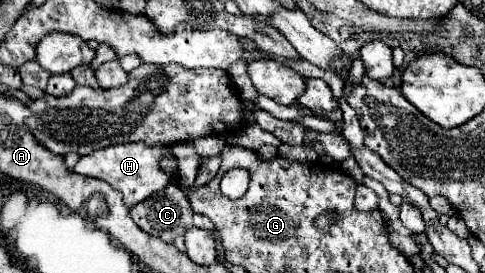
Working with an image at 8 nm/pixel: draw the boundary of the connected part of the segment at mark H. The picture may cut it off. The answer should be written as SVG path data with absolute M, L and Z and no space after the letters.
M146 143L110 145L106 149L98 149L98 151L86 155L86 157L80 157L80 161L76 163L76 167L72 171L80 173L80 175L88 175L88 177L108 181L114 189L122 191L124 205L134 207L140 201L144 201L146 197L150 197L152 193L158 193L158 191L166 189L166 185L176 179L172 173L164 171L162 165L160 165L162 159L170 159L170 157L174 157L170 147L152 147L152 145L146 145Z

